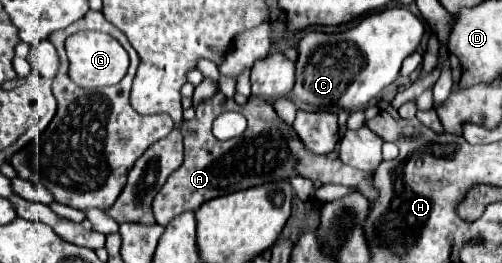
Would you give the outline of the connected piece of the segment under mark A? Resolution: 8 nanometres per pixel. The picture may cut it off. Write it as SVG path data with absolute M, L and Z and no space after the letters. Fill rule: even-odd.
M217 92L213 98L205 100L205 104L205 108L197 108L197 116L193 120L183 122L185 162L167 178L167 182L153 200L153 214L157 224L167 226L175 216L189 210L195 212L201 204L205 204L211 198L251 188L257 184L291 178L295 174L301 174L309 180L321 180L323 184L331 182L349 188L359 188L361 194L365 194L369 200L377 200L377 188L373 188L371 174L341 164L337 152L329 152L323 156L315 156L313 152L309 152L295 134L295 130L277 116L269 102L249 96L247 104L239 106L235 104L235 100L227 100L221 92ZM221 112L243 114L249 122L247 130L239 138L219 142L211 134L211 124Z

